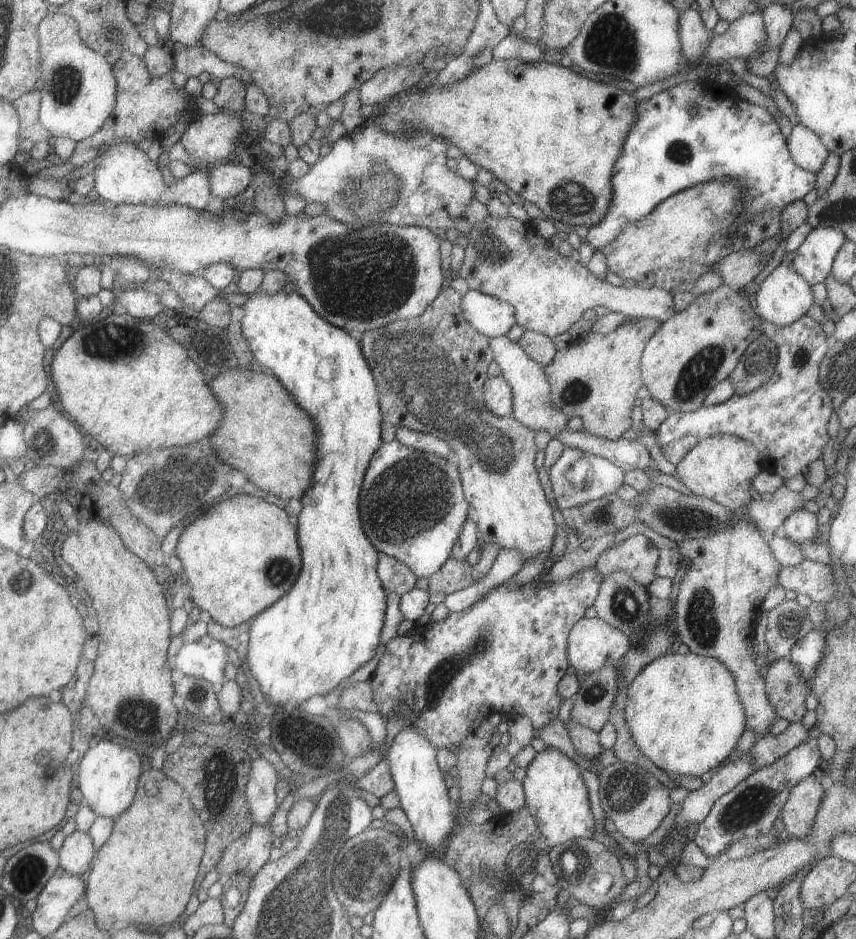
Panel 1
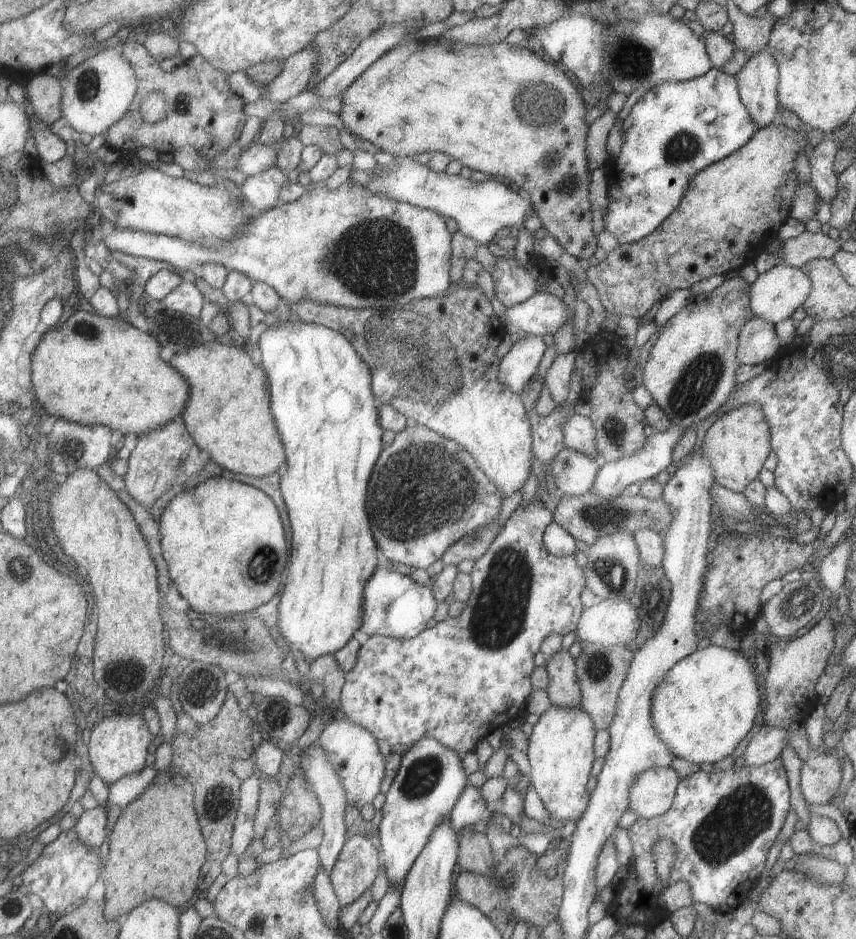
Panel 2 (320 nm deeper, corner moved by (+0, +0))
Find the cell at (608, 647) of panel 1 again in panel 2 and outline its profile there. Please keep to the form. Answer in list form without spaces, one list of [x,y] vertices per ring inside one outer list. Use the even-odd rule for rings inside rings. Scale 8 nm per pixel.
[[[597,600],[591,607],[582,610],[579,621],[574,631],[580,643],[593,644],[593,646],[603,646],[603,648],[613,648],[617,644],[631,644],[635,634],[639,630],[639,615],[637,610],[630,604],[630,600]]]

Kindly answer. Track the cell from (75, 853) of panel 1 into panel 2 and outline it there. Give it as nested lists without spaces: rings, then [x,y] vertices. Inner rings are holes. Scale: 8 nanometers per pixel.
[[[97,806],[92,810],[86,810],[79,817],[75,832],[79,840],[85,842],[89,848],[99,848],[107,840],[108,809],[107,806]]]

